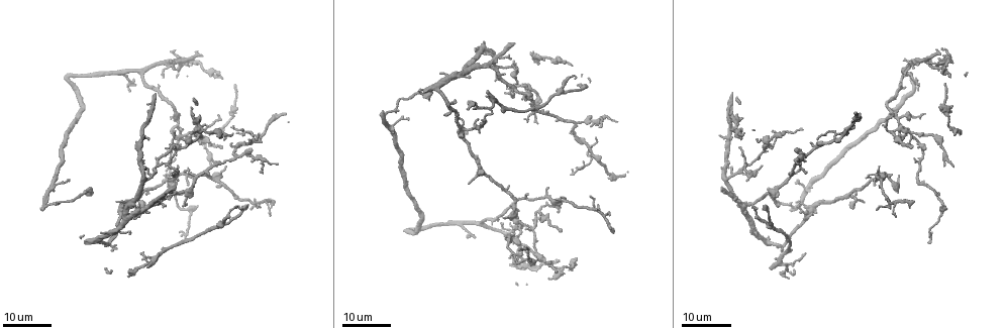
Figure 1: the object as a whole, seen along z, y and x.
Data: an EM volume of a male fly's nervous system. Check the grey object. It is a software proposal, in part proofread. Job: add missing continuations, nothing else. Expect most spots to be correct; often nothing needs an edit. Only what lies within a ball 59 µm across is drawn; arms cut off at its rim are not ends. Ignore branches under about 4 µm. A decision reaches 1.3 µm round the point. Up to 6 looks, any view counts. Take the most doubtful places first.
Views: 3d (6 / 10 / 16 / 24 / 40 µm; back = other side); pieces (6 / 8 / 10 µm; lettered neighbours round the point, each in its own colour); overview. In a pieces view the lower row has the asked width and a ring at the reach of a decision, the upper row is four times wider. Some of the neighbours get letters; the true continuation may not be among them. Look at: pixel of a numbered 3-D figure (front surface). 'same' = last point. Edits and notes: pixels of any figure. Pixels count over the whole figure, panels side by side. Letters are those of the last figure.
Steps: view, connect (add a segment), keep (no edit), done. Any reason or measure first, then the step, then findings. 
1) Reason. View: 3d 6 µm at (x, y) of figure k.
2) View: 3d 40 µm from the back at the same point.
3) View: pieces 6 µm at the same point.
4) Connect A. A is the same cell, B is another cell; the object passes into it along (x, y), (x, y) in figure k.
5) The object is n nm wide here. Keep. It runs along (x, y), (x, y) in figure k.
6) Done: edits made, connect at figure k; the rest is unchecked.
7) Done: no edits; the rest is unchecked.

View: 3d 24 µm at (538, 124) of figure 1.

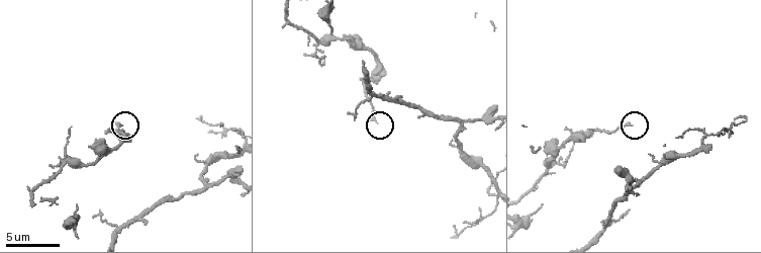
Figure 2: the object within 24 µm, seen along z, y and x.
What lies round it. View: pieces 10 µm at (374, 121) of figure 2.

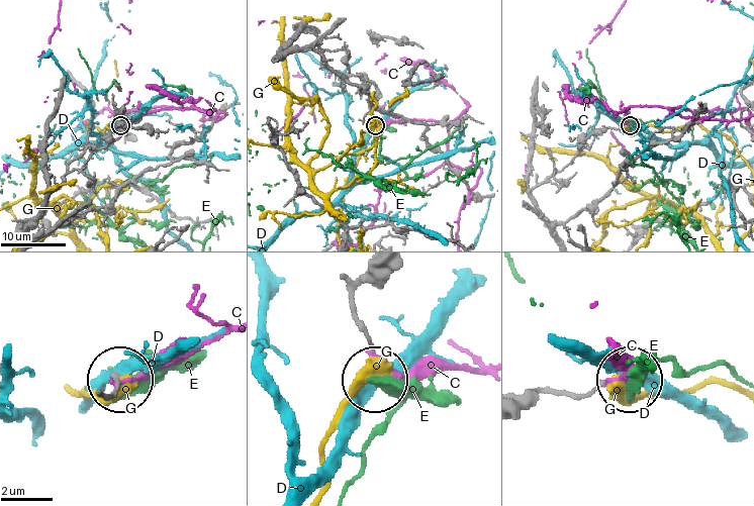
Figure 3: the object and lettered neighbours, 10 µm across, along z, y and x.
Keep. C, D, E and G are other cells; it runs along (371, 274), (354, 293), (351, 312), (377, 376) in figure 3; no lettered segment goes on from it.

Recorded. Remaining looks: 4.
An open end. View: 3d 16 µm at (469, 185) of figure 1.

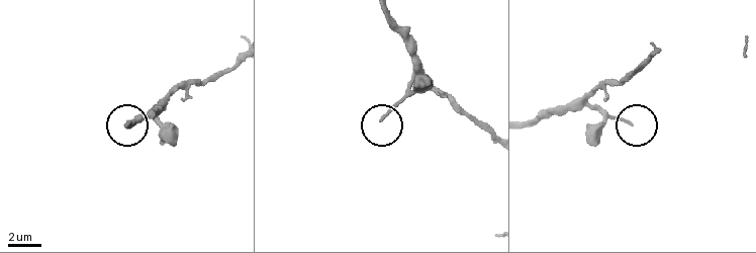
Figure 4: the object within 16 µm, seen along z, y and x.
See the neighbours. View: pieces 6 µm at (629, 121) of figure 4.

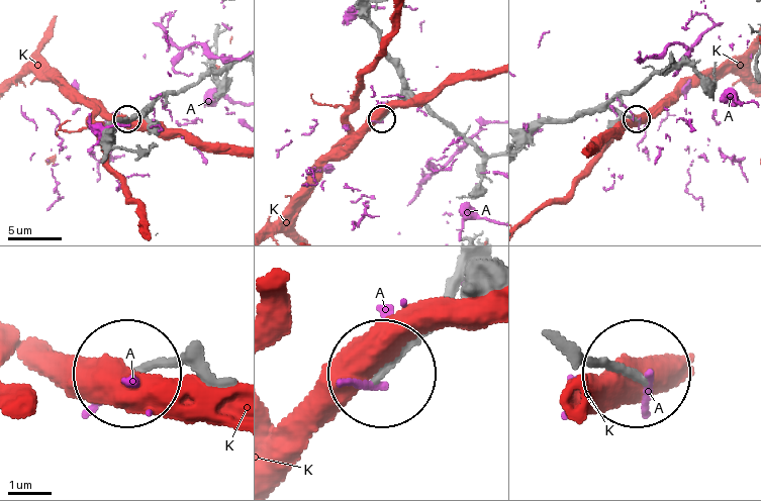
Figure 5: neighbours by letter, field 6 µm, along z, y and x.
Keep. A and K are other cells; none of them fits.

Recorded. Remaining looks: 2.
Stops while still wide. View: 3d 16 µm at (221, 148) of figure 1.

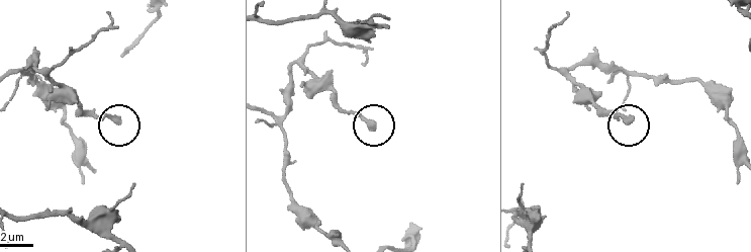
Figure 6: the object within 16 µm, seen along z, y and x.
View: pieces 6 µm at (119, 117) of figure 6.

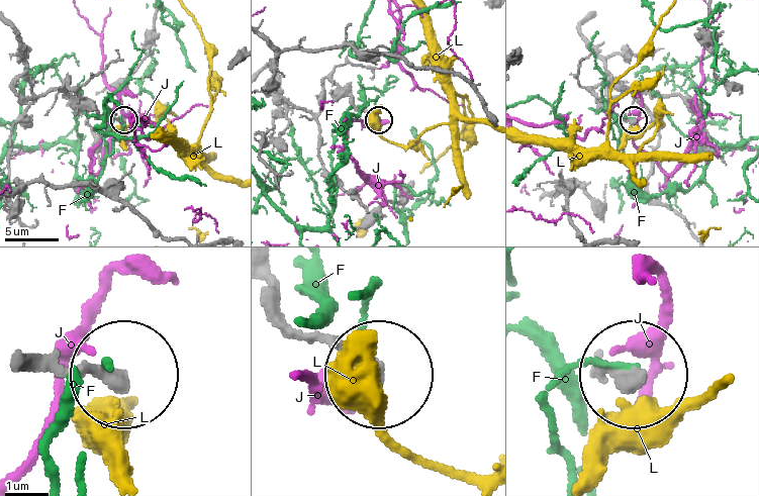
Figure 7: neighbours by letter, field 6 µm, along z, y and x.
Keep. F, J and L are other cells; it runs along (30, 82), (20, 78), (18, 94), (67, 86), (123, 120) in figure 7; no lettered segment goes on from it.

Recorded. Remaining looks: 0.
Done: no edits; the rest is unchecked.

